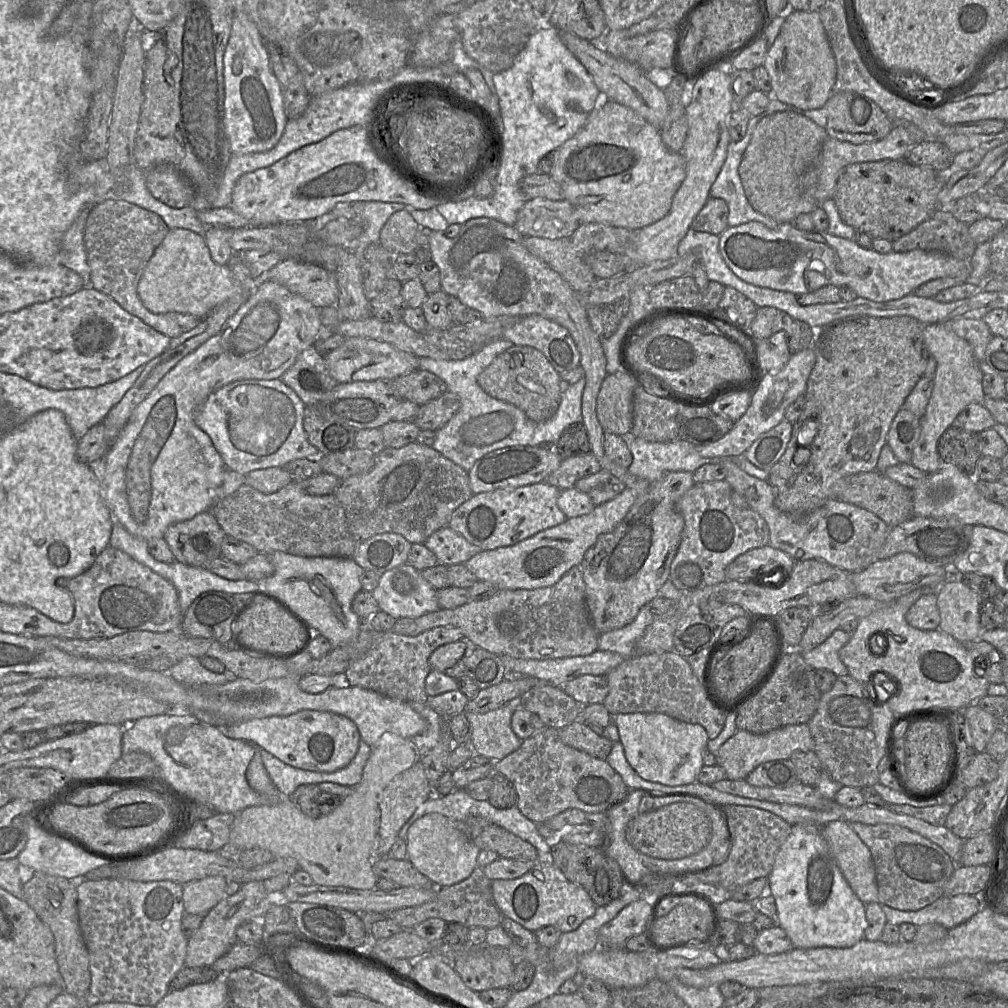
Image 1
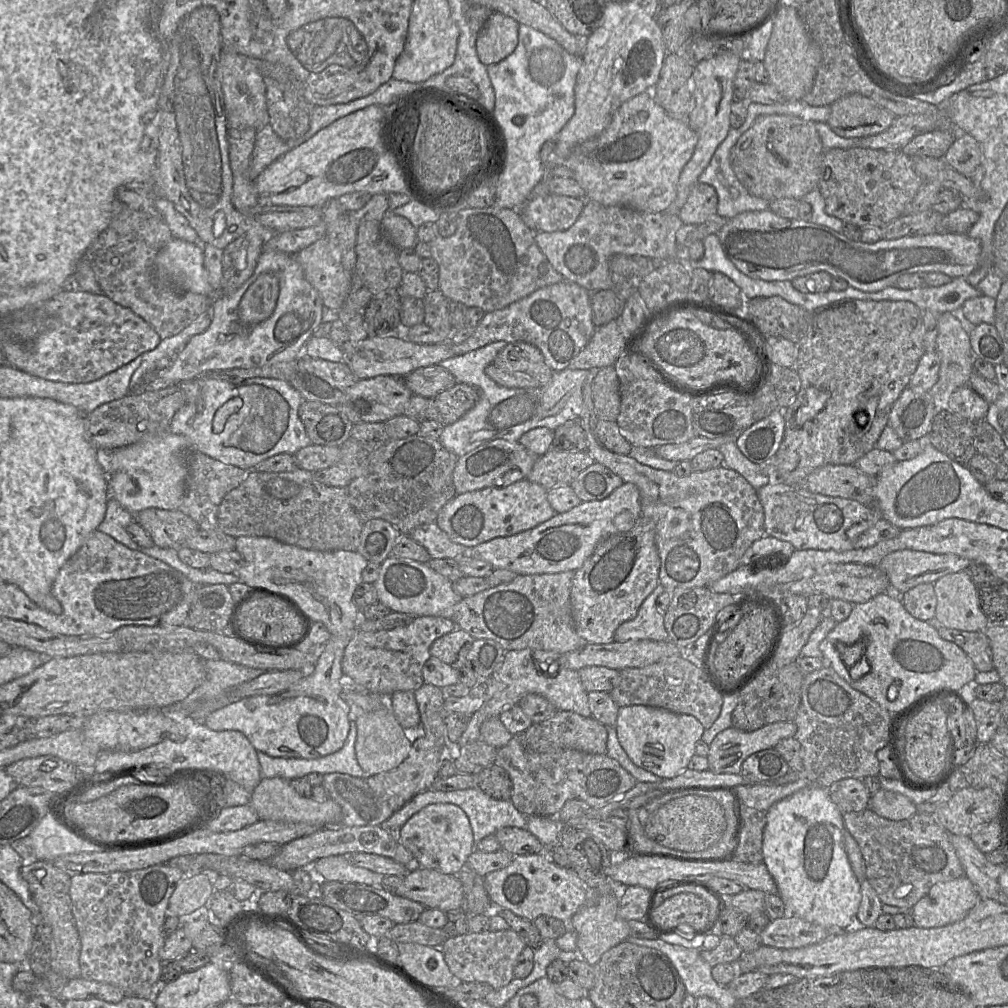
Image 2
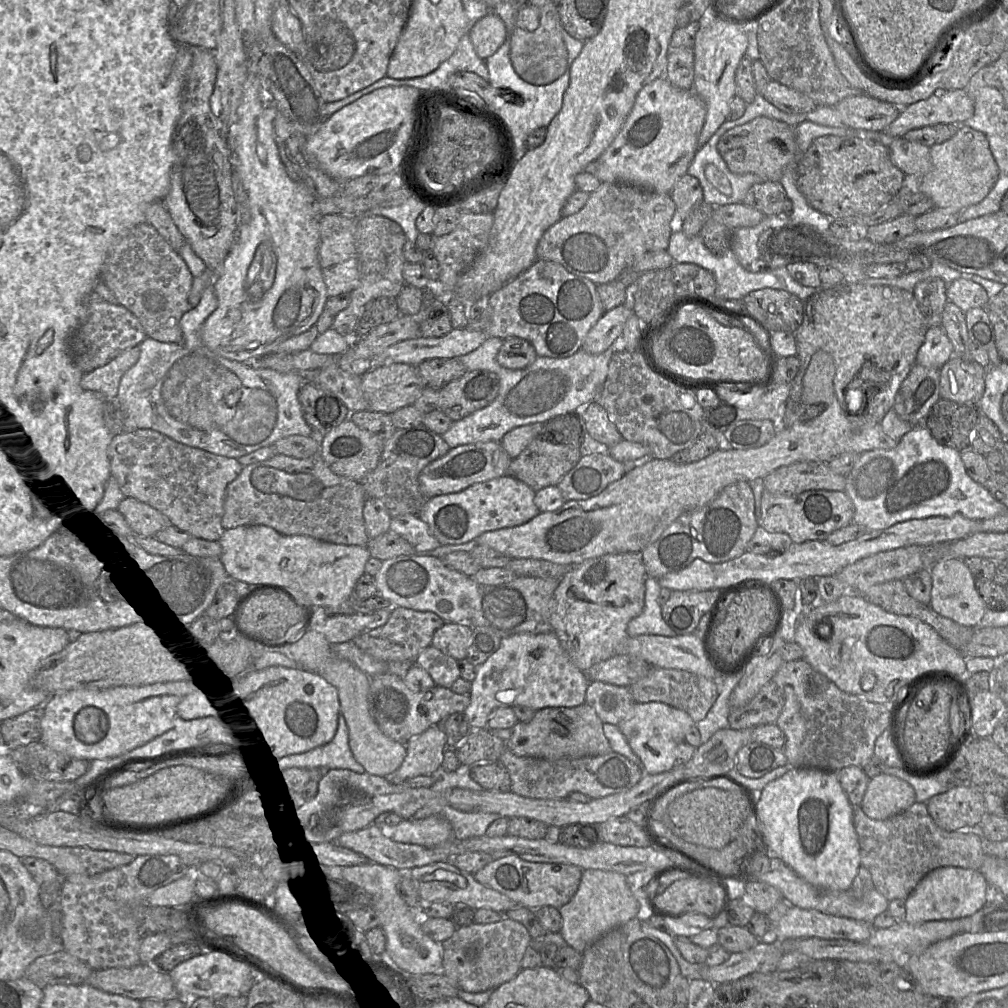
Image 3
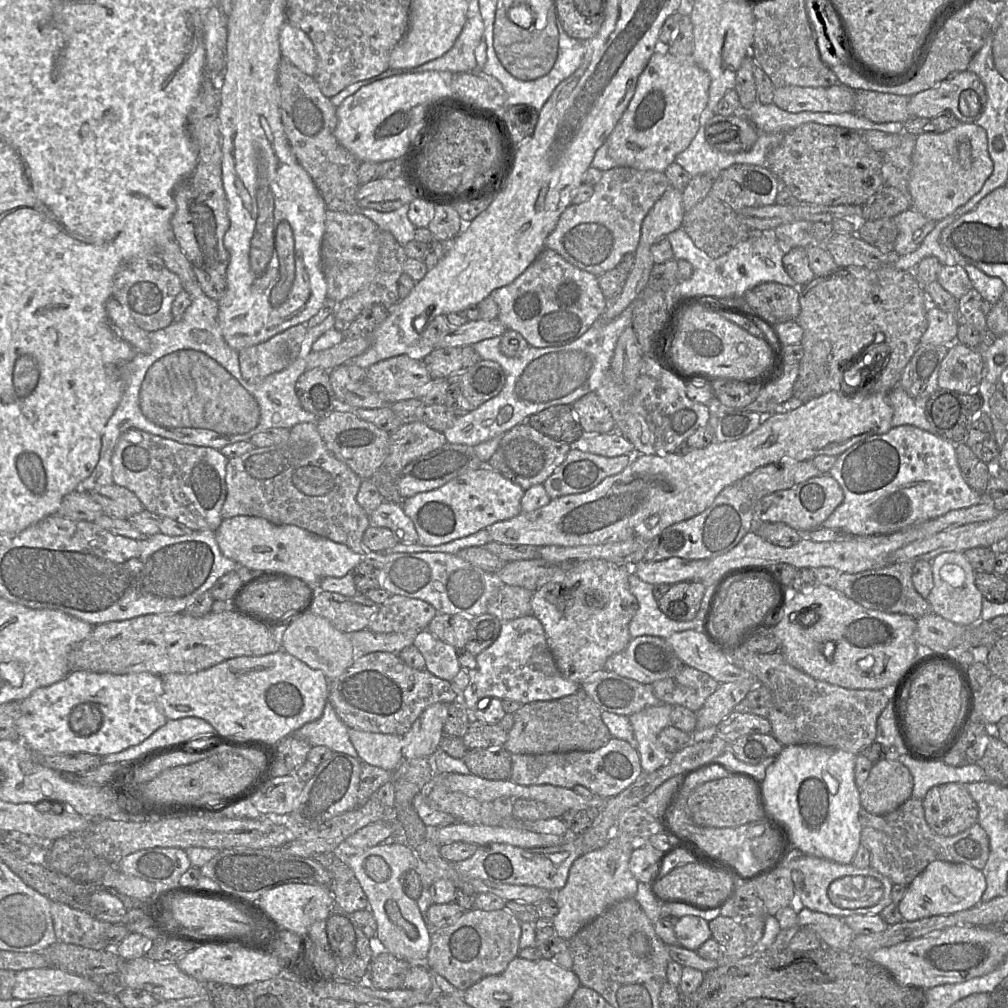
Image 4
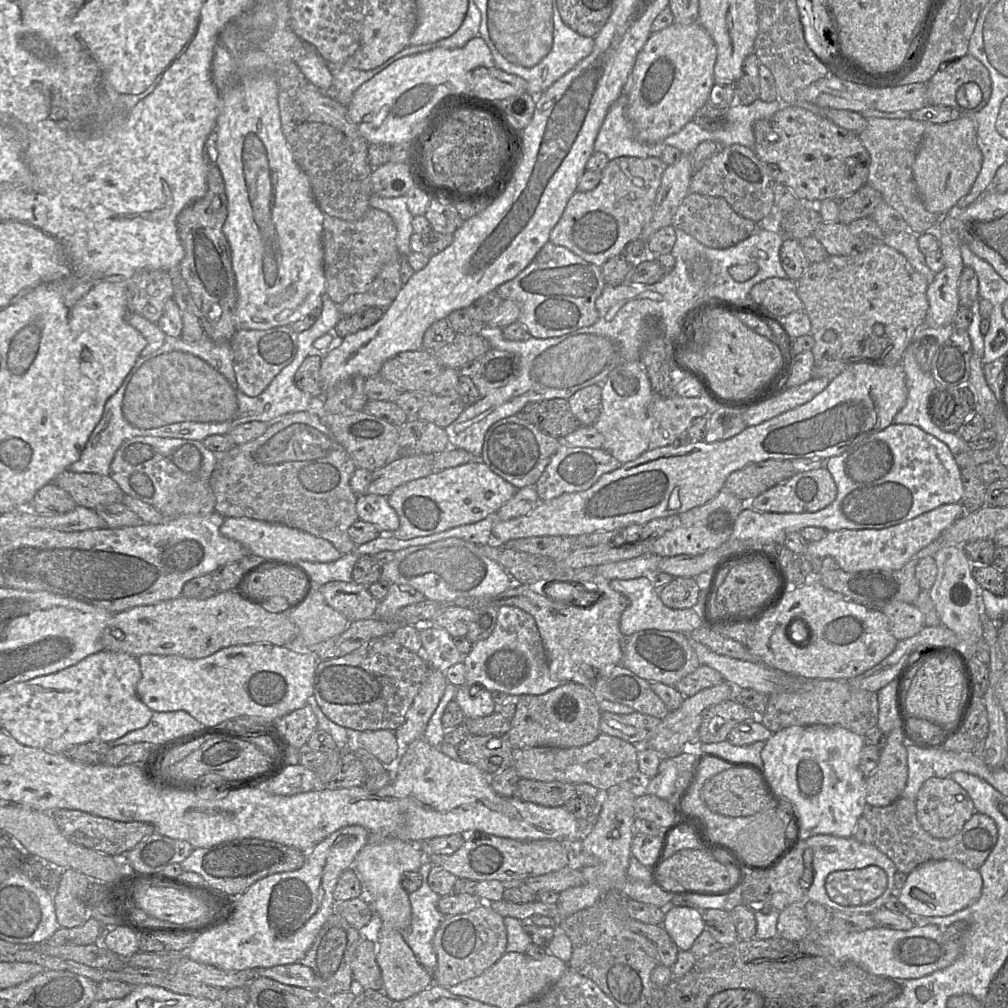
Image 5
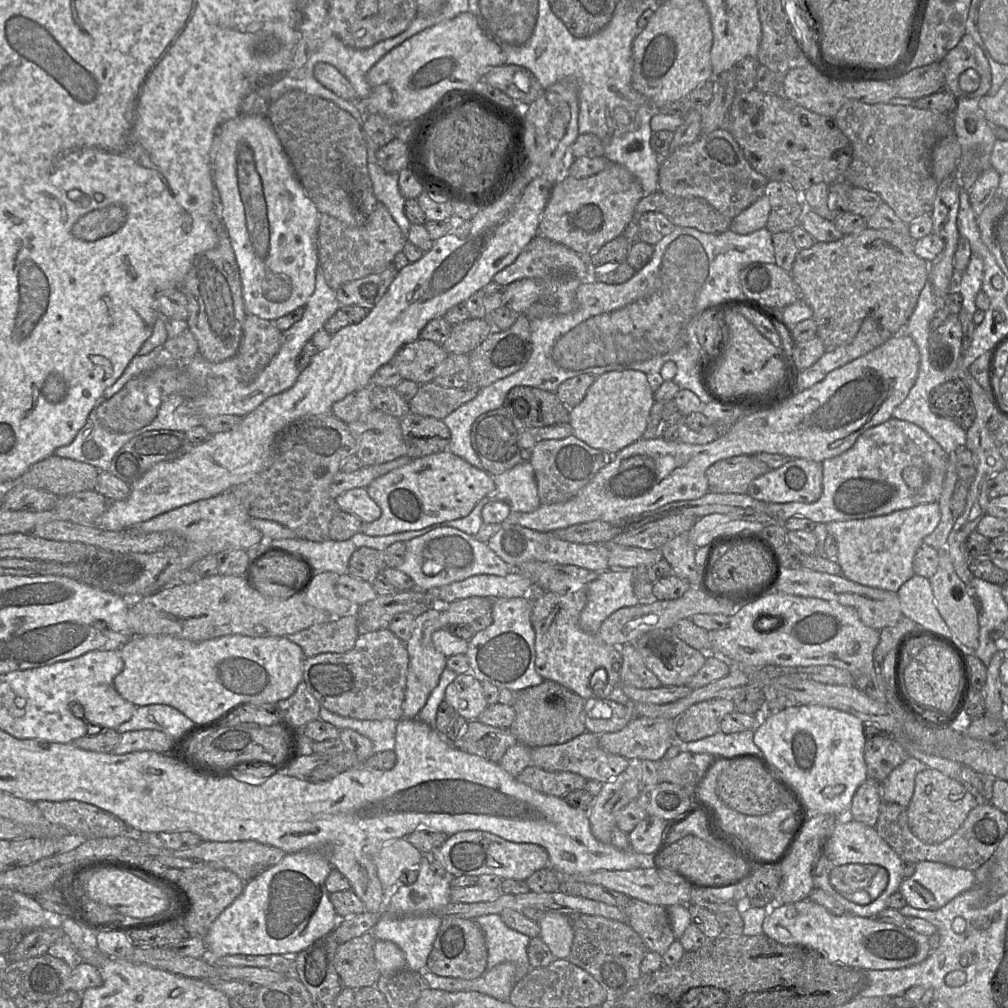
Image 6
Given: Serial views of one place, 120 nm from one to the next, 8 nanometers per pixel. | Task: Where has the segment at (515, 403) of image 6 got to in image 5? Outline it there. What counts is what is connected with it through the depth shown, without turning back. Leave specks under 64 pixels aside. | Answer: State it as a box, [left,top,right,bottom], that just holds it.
[516,398,581,439]

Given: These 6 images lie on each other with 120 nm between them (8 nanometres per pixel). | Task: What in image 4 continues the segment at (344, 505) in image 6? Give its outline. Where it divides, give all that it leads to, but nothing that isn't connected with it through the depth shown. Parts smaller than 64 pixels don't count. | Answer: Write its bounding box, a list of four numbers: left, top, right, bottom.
[368,501,418,544]

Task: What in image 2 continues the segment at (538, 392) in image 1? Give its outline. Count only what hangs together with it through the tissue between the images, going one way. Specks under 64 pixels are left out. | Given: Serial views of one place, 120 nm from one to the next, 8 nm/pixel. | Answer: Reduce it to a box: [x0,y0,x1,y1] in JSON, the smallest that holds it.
[485,342,553,388]

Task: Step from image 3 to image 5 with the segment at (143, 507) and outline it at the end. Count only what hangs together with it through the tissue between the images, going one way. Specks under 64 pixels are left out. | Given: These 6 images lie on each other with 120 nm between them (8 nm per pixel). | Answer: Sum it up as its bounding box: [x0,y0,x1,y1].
[53,470,125,509]

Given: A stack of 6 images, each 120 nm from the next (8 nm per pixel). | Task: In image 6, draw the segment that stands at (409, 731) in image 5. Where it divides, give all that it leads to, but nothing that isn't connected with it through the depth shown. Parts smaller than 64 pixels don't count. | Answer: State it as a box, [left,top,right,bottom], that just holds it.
[402,608,447,719]

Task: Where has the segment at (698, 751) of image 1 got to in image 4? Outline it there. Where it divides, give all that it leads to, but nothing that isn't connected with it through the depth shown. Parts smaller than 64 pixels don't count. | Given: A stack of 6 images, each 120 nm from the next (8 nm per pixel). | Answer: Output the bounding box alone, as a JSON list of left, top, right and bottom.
[628,703,671,773]

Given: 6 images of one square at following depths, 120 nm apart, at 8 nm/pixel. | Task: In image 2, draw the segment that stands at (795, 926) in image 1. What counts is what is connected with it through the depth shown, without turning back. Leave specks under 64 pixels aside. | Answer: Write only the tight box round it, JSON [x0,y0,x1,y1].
[763,783,861,929]

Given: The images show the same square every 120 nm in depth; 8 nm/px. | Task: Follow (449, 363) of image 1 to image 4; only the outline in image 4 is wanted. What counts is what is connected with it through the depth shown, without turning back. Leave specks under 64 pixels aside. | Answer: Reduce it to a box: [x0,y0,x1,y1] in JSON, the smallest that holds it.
[443,304,633,447]

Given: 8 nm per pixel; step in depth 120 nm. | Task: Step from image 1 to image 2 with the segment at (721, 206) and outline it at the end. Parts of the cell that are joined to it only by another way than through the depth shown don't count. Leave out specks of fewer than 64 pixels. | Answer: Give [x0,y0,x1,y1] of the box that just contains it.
[680,183,718,225]

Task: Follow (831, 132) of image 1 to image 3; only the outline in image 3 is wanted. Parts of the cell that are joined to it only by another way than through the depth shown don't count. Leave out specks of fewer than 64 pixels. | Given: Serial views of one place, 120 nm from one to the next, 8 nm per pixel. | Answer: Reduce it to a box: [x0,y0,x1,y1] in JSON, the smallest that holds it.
[835,94,900,131]

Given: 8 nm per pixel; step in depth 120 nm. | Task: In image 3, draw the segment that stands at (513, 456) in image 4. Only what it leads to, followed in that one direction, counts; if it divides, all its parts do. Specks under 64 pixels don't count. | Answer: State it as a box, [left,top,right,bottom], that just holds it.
[508,436,581,492]

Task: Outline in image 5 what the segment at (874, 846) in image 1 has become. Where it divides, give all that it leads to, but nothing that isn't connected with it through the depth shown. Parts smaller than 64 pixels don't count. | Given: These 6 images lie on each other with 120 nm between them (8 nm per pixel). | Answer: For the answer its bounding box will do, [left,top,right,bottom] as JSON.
[862,797,998,875]

